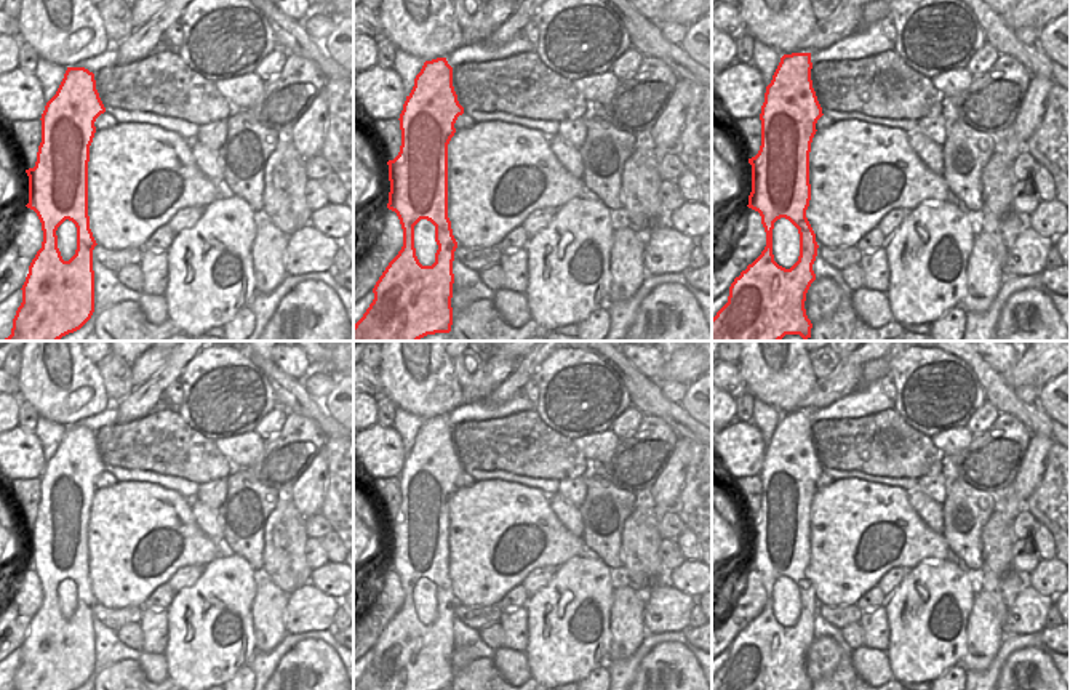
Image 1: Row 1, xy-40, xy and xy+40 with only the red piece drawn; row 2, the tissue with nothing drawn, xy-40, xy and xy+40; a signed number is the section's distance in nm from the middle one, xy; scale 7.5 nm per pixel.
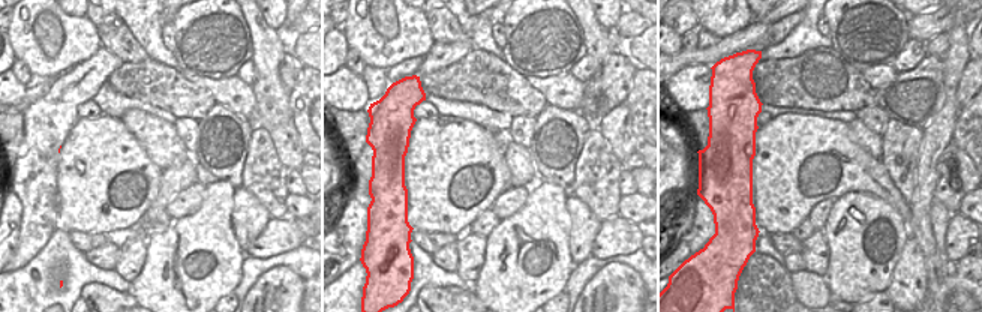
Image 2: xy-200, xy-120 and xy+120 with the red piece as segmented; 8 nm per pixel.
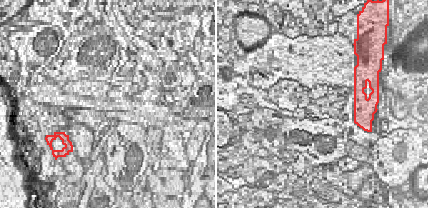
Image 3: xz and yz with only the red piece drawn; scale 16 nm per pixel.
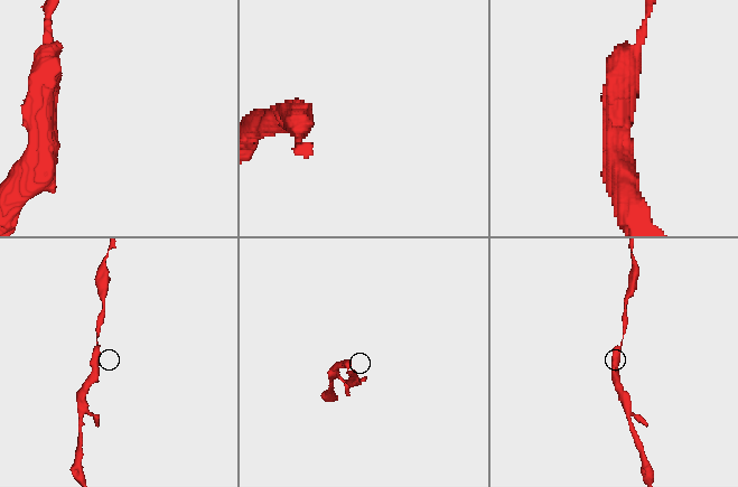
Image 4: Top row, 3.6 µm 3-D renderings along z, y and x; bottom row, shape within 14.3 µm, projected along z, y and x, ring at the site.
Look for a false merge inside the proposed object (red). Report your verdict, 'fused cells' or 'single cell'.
single cell

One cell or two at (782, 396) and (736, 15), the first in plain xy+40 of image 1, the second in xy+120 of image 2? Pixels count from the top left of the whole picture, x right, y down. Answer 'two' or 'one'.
one

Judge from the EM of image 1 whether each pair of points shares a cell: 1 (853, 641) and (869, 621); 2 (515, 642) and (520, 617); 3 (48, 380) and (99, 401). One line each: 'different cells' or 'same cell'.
1: different cells
2: same cell
3: same cell

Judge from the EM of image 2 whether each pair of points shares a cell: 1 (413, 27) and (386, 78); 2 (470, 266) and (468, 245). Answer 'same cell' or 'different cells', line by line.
1: different cells
2: same cell

